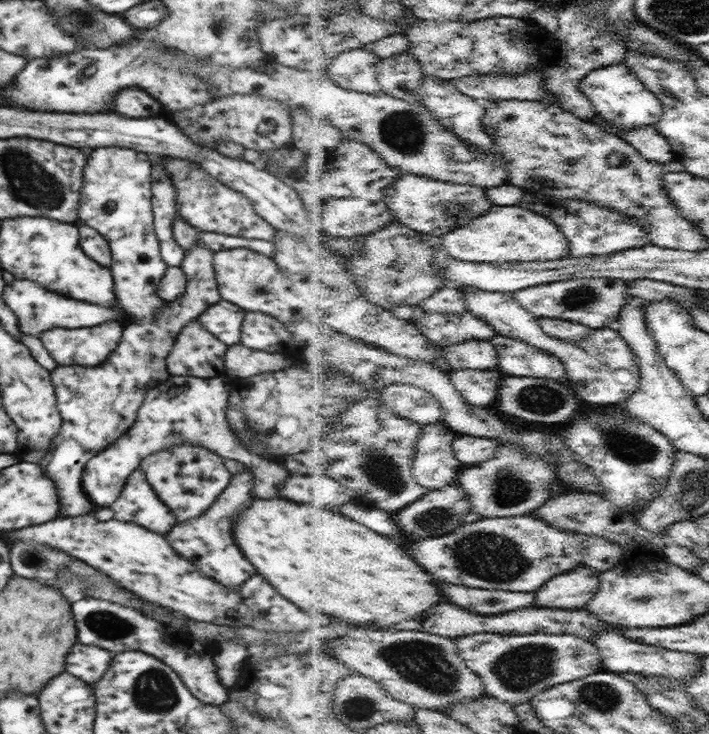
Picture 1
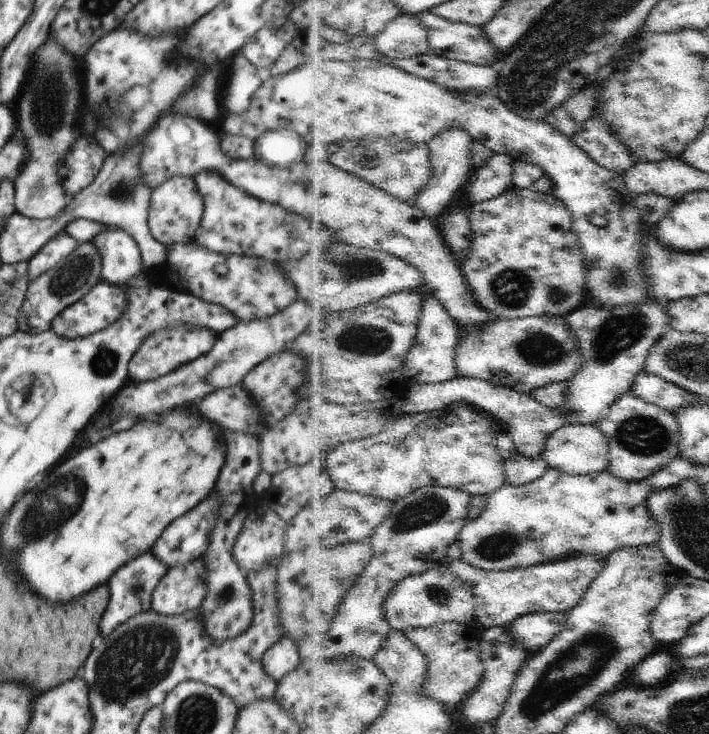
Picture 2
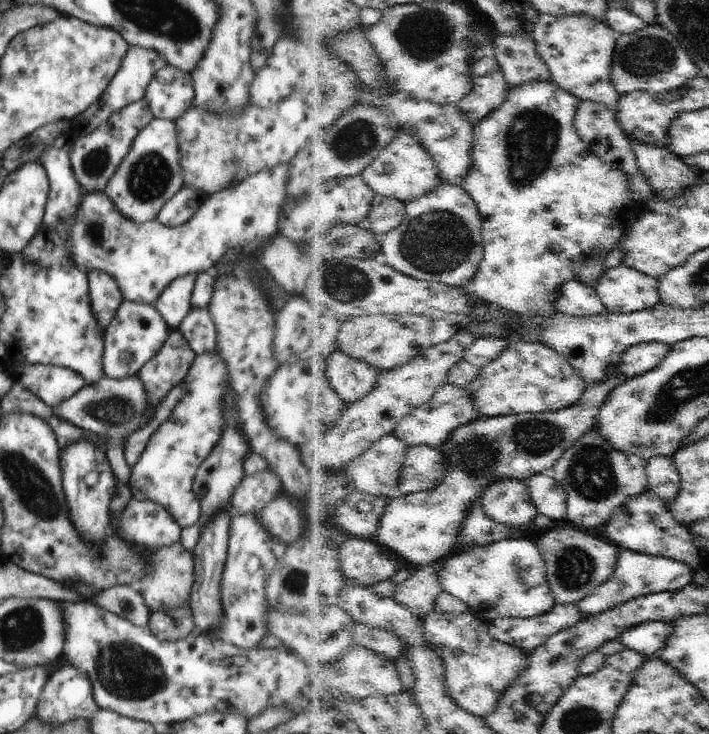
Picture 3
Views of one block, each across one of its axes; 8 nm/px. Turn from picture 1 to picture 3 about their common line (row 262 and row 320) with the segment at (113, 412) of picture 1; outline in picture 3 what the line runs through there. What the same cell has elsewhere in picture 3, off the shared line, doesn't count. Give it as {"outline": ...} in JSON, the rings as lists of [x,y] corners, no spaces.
{"outline":[[[191,307],[178,325],[178,329],[196,355],[216,350],[216,327],[207,308]]]}

